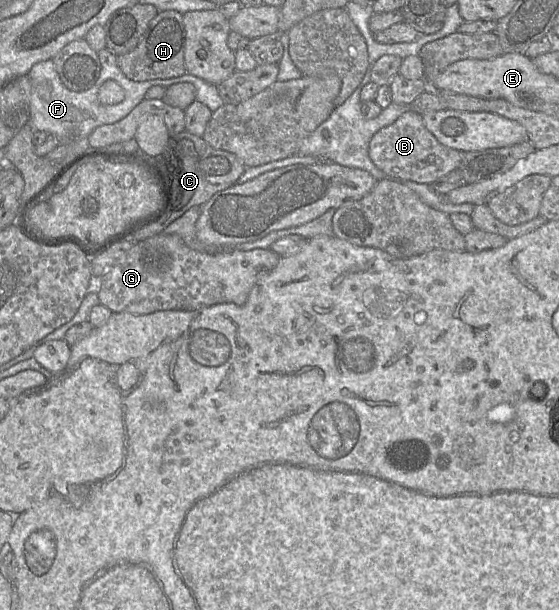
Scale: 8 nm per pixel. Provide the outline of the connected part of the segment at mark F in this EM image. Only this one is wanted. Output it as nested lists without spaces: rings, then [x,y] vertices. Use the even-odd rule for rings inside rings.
[[[107,48],[98,51],[97,55],[101,63],[100,76],[95,85],[86,91],[75,92],[69,90],[62,83],[52,59],[34,64],[27,74],[31,81],[30,117],[28,124],[33,131],[44,131],[55,136],[58,143],[67,148],[67,154],[63,163],[49,181],[76,158],[86,152],[90,152],[89,136],[95,128],[116,123],[126,117],[144,99],[145,93],[153,86],[168,88],[173,84],[188,82],[193,84],[196,89],[196,100],[205,104],[212,112],[224,104],[217,86],[189,73],[169,79],[137,82],[124,75],[117,64],[117,56]],[[107,80],[117,82],[124,89],[125,97],[119,104],[103,105],[98,101],[99,88]]]

